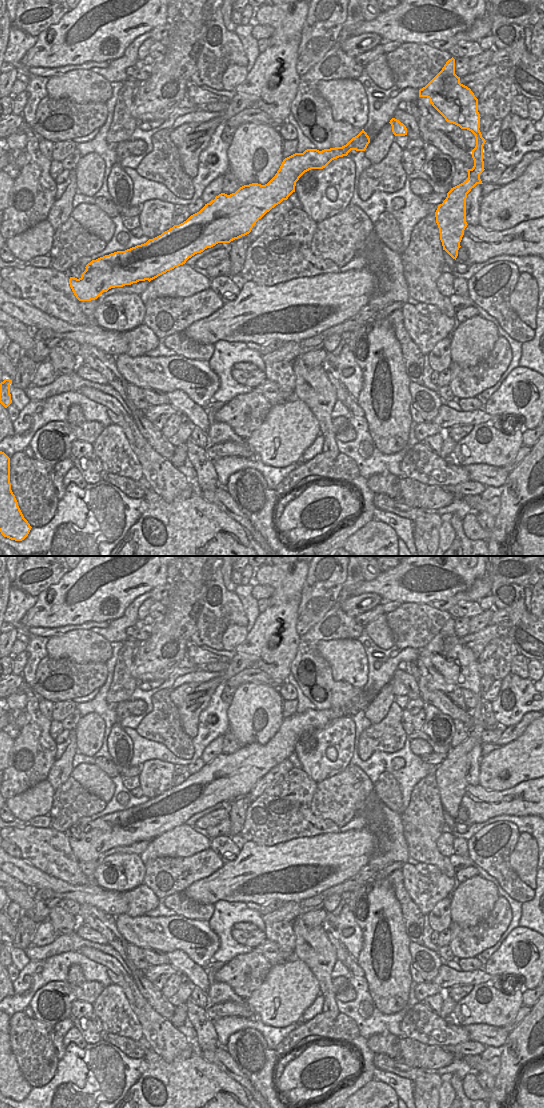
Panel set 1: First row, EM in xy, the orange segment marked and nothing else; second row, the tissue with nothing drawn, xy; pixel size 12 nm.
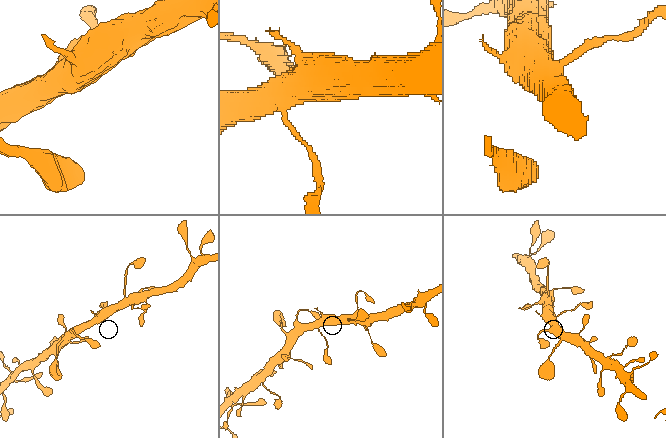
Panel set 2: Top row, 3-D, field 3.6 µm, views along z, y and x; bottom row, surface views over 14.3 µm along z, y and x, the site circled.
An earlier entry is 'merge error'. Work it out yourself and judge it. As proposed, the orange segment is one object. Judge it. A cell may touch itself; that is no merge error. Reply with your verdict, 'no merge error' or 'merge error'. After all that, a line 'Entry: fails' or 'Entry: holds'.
no merge error
Entry: fails

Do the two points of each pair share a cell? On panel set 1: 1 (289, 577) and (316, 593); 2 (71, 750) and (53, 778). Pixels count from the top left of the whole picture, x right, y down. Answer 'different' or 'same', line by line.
1: different
2: same

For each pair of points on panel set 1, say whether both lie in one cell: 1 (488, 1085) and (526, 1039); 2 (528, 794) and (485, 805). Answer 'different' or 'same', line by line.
1: different
2: same

